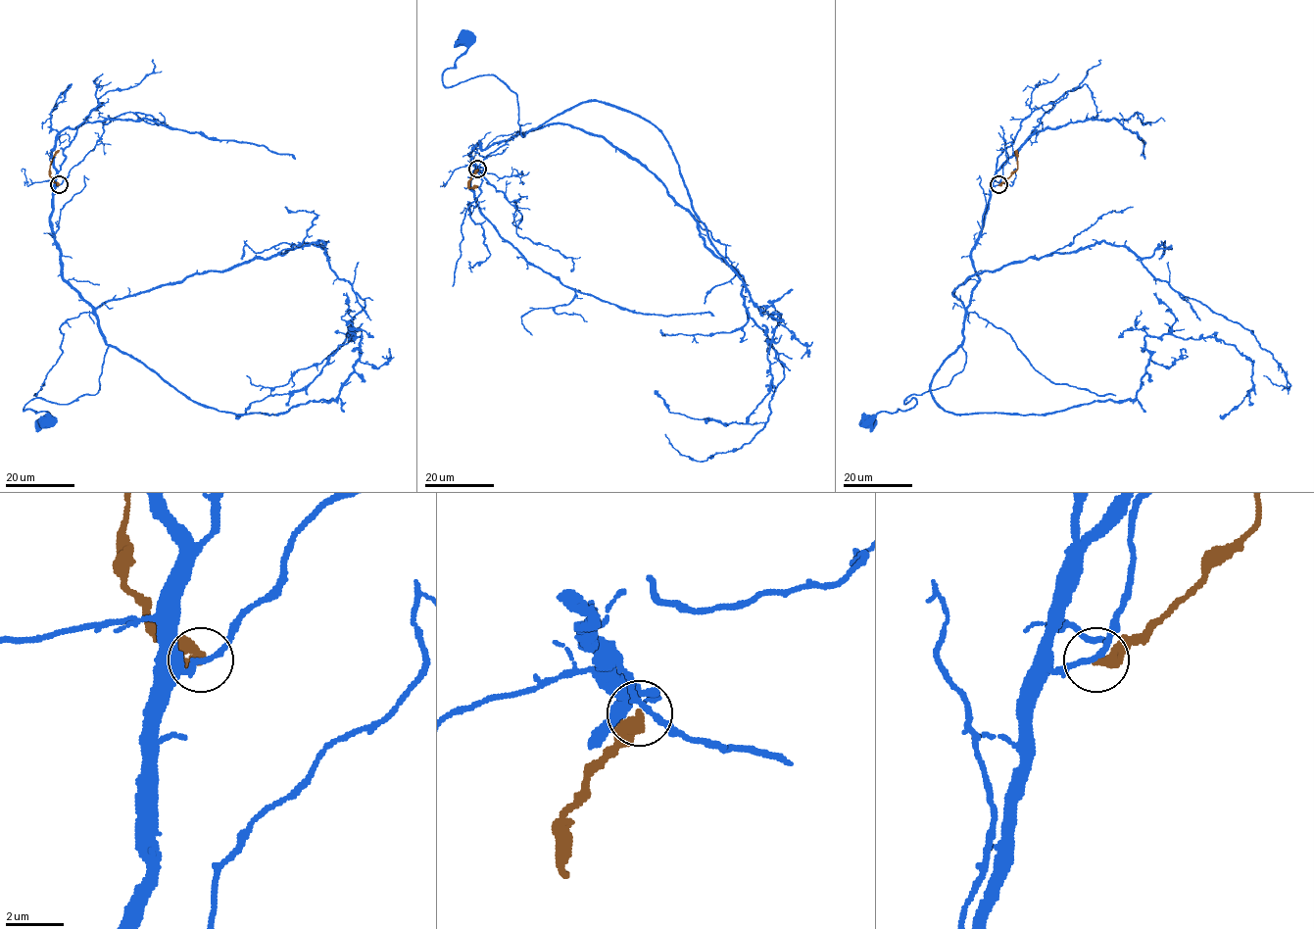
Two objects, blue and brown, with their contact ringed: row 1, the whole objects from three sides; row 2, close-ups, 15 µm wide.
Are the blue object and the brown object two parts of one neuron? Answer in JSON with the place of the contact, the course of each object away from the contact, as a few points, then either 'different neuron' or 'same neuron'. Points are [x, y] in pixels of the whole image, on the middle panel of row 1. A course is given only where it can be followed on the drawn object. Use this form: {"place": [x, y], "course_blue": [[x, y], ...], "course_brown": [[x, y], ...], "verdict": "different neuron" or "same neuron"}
{"place": [477, 169], "course_blue": [[478, 169], [478, 142], [527, 132], [517, 97], [494, 75], [443, 83], [462, 36]], "course_brown": [[478, 170], [468, 181], [468, 187], [478, 185]], "verdict": "different neuron"}

